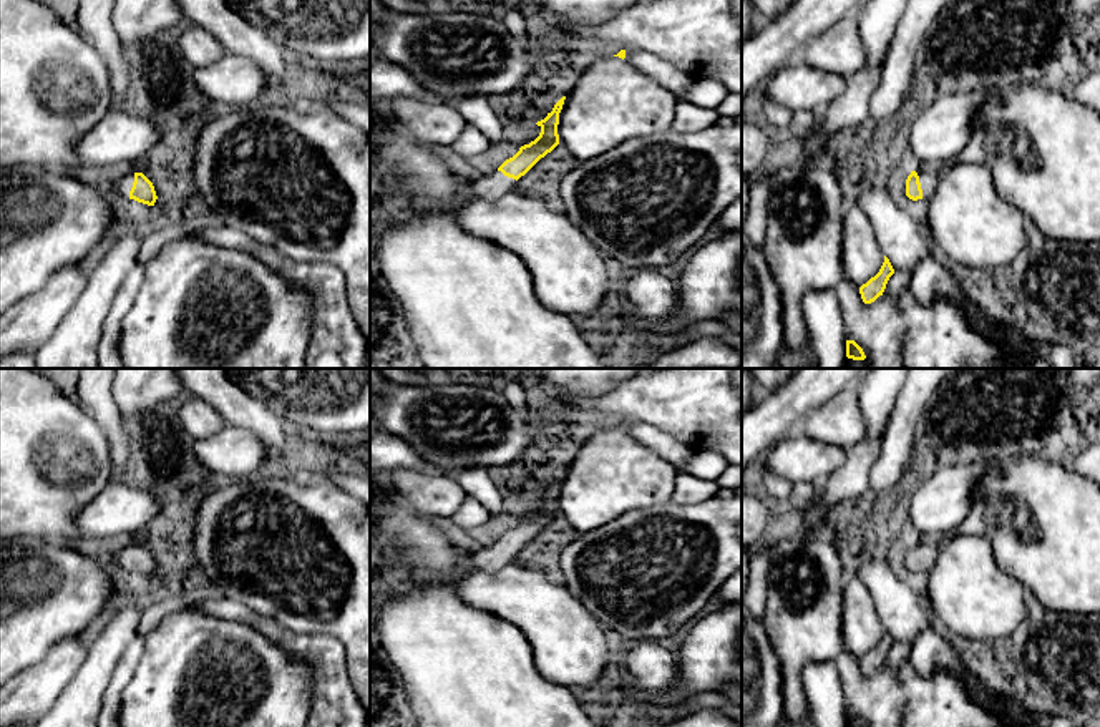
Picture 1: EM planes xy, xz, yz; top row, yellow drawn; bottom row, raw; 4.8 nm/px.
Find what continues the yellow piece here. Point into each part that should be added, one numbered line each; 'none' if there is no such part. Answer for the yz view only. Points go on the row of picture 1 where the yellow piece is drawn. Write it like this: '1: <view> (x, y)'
1: yz (929, 181)

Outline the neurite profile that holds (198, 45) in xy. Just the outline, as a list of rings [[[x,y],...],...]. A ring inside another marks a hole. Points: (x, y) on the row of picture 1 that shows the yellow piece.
[[[194,23],[184,25],[184,32],[179,38],[179,51],[194,68],[211,65],[226,55],[226,50],[216,38]]]

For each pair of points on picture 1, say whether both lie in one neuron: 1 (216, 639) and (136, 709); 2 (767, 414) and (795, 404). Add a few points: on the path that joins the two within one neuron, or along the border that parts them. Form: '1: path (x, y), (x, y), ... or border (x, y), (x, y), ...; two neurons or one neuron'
1: path (196, 659), (156, 699); one neuron
2: path (773, 414), (782, 412), (788, 405); one neuron

